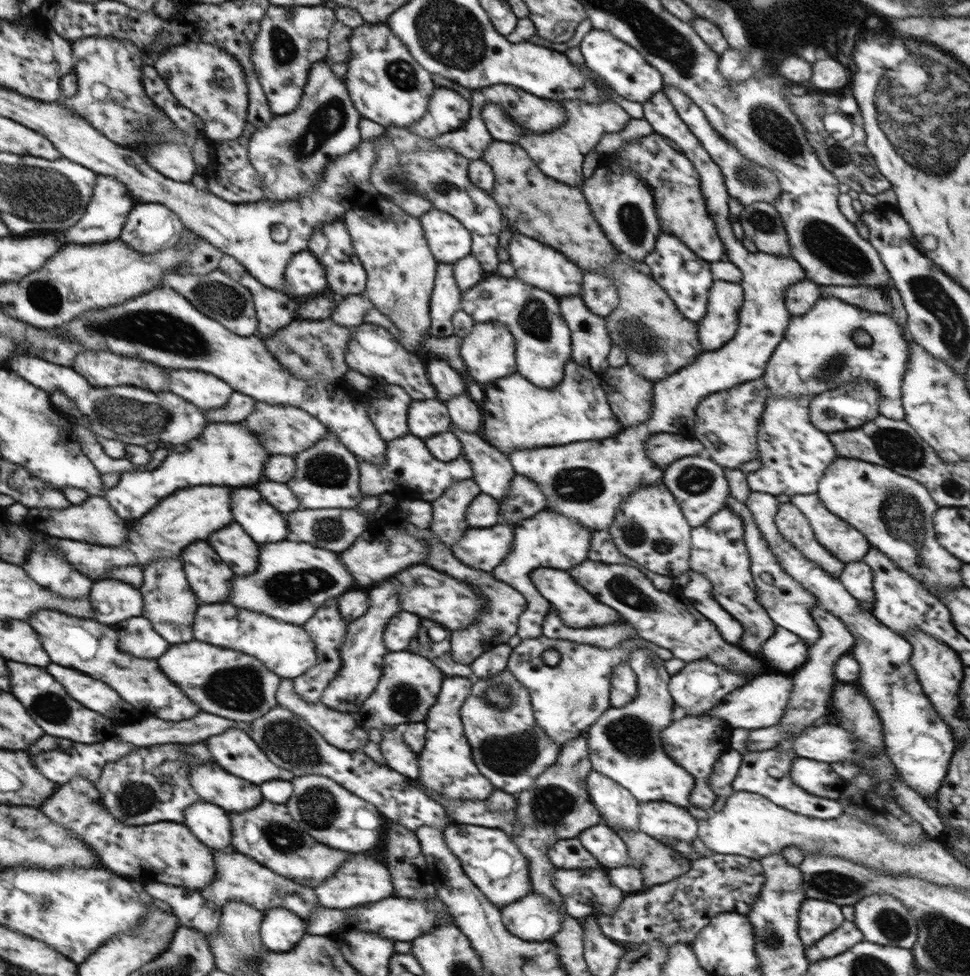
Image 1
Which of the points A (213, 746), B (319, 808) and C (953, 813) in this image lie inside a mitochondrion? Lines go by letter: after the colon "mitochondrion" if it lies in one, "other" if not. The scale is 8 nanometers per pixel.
A: other
B: mitochondrion
C: other

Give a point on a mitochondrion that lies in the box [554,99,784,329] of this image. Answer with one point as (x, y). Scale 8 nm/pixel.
(631, 220)

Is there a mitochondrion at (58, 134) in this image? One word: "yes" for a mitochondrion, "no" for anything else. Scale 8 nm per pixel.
no

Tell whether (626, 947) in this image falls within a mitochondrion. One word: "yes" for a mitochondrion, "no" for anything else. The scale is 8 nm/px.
no

